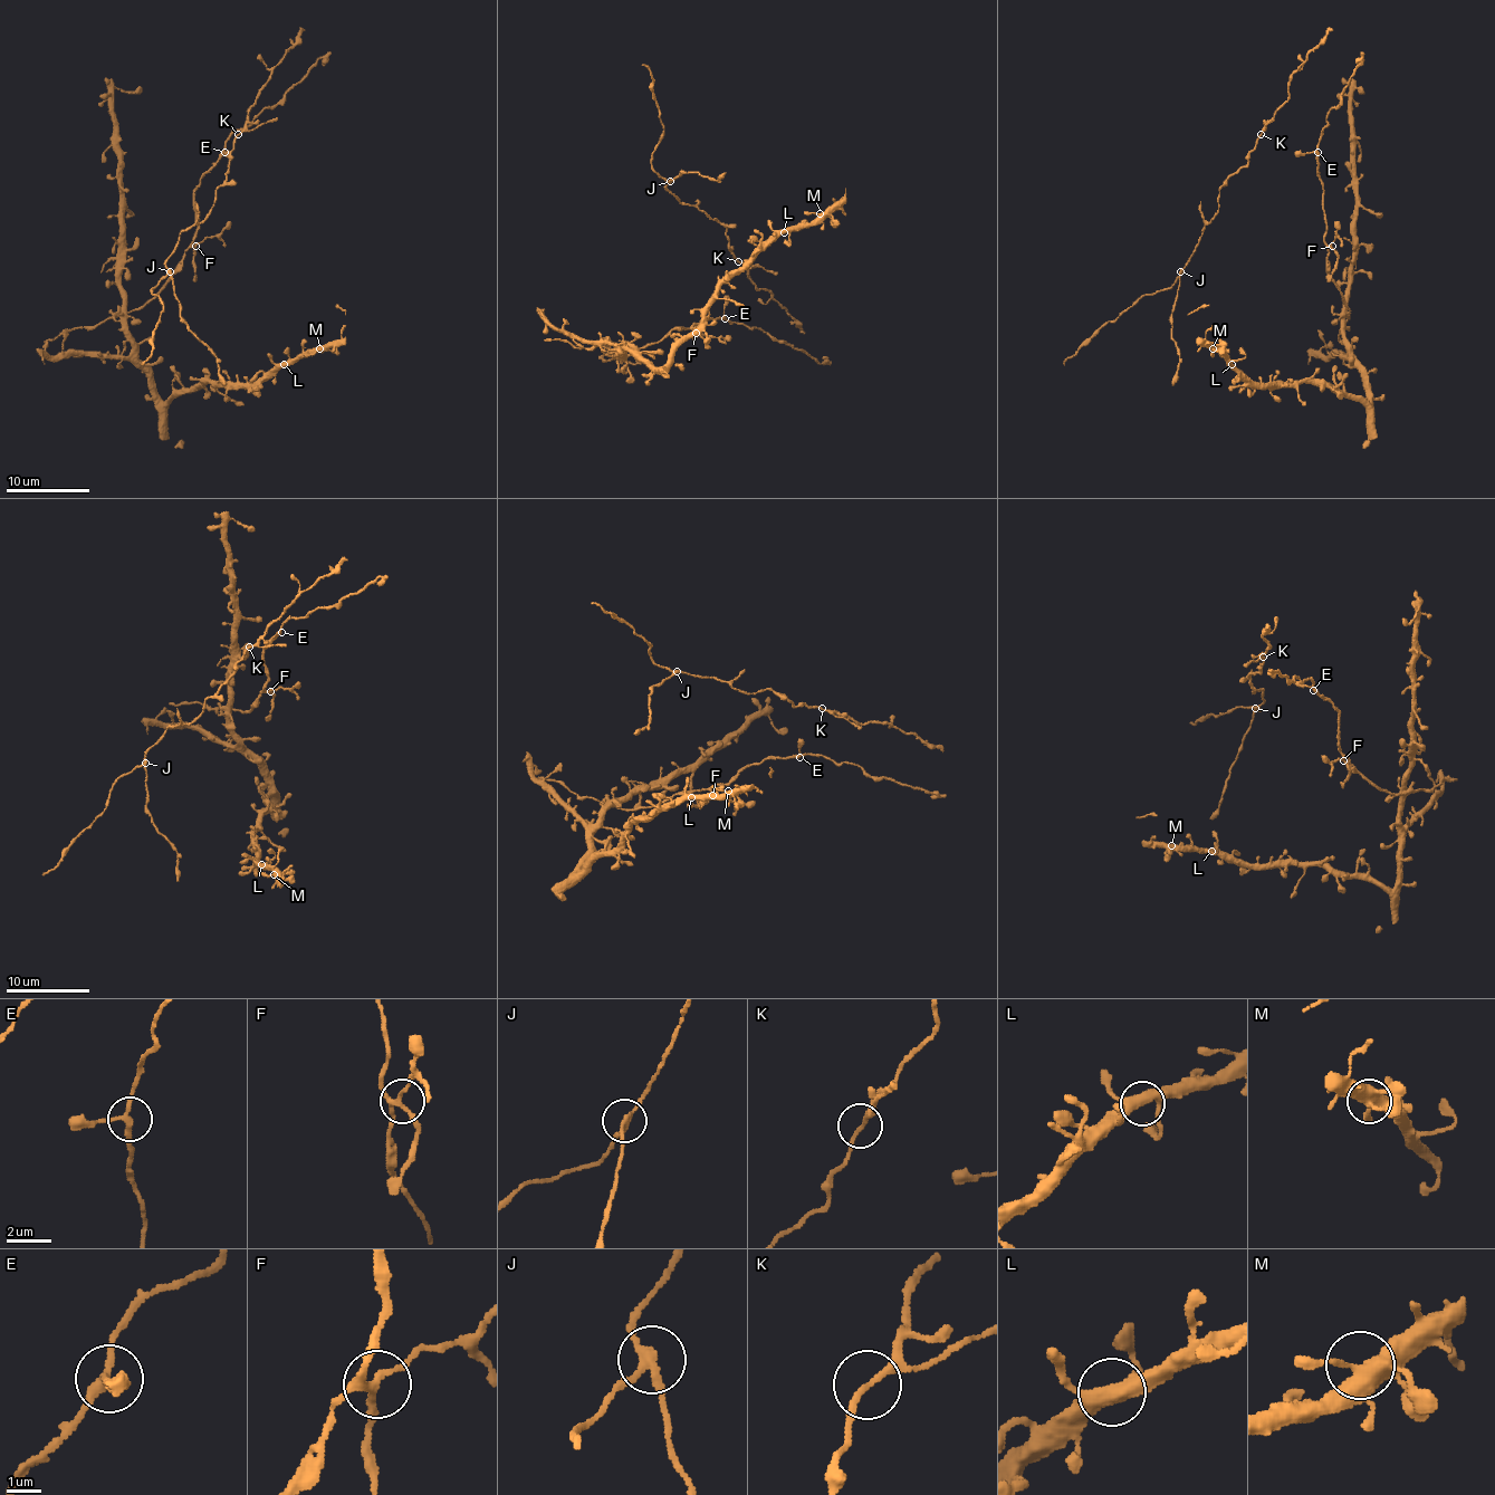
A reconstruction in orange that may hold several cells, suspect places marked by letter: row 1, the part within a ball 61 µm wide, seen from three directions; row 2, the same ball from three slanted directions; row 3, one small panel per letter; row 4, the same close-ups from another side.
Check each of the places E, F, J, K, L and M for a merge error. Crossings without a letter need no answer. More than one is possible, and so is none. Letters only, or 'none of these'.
J

